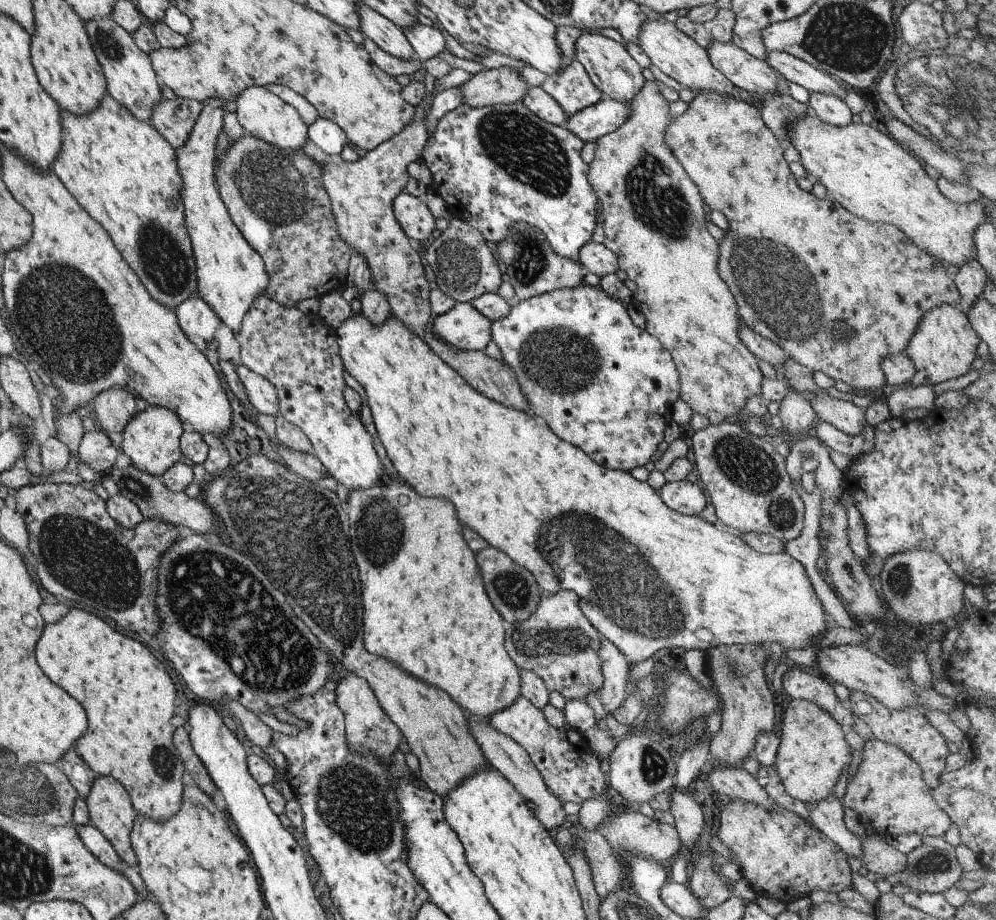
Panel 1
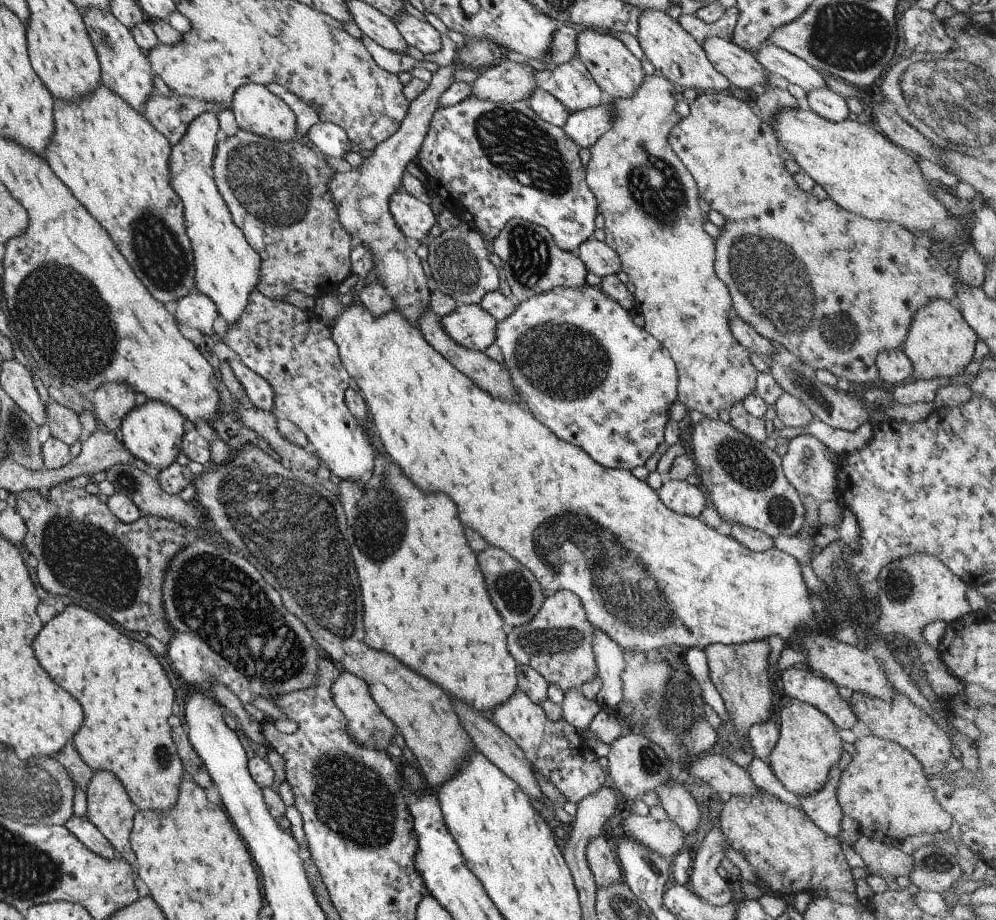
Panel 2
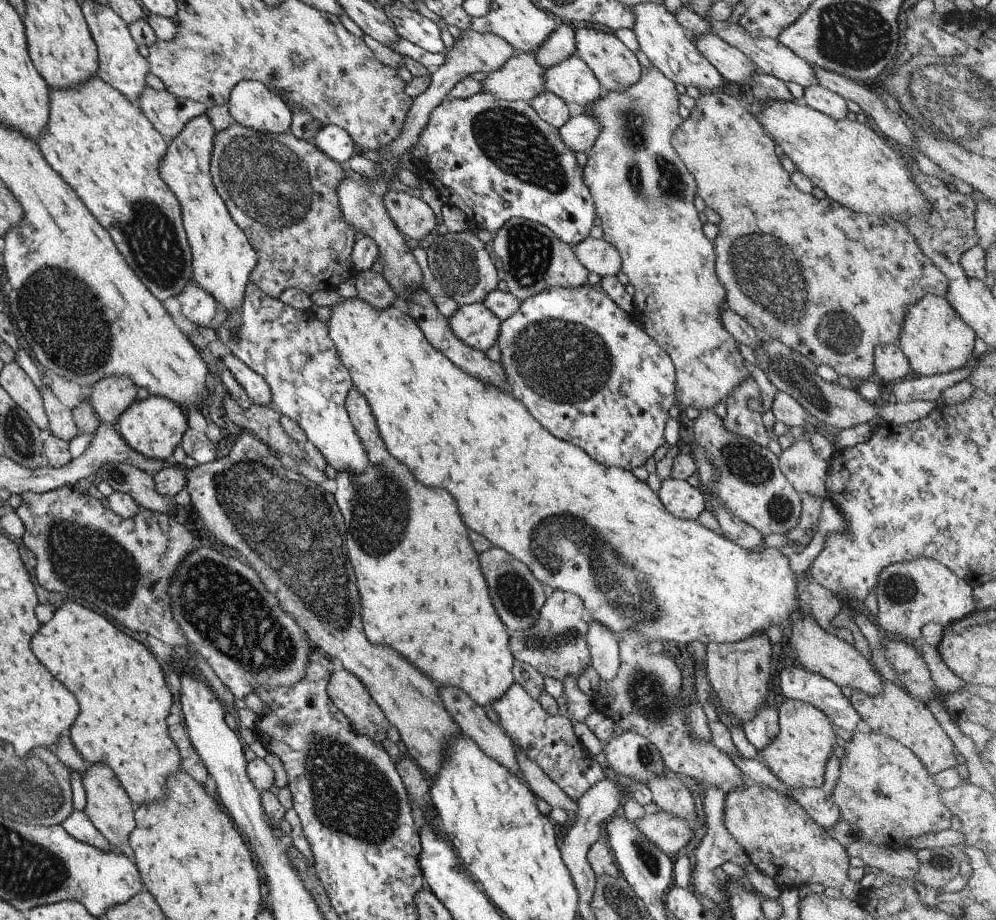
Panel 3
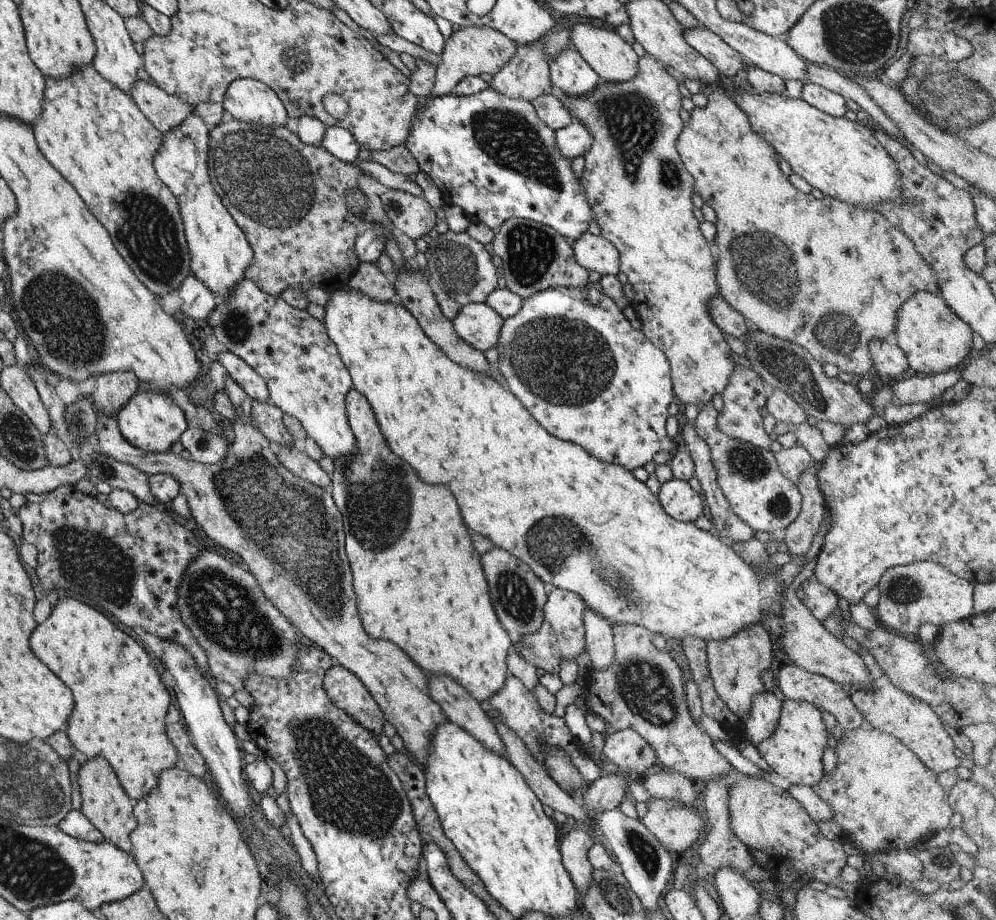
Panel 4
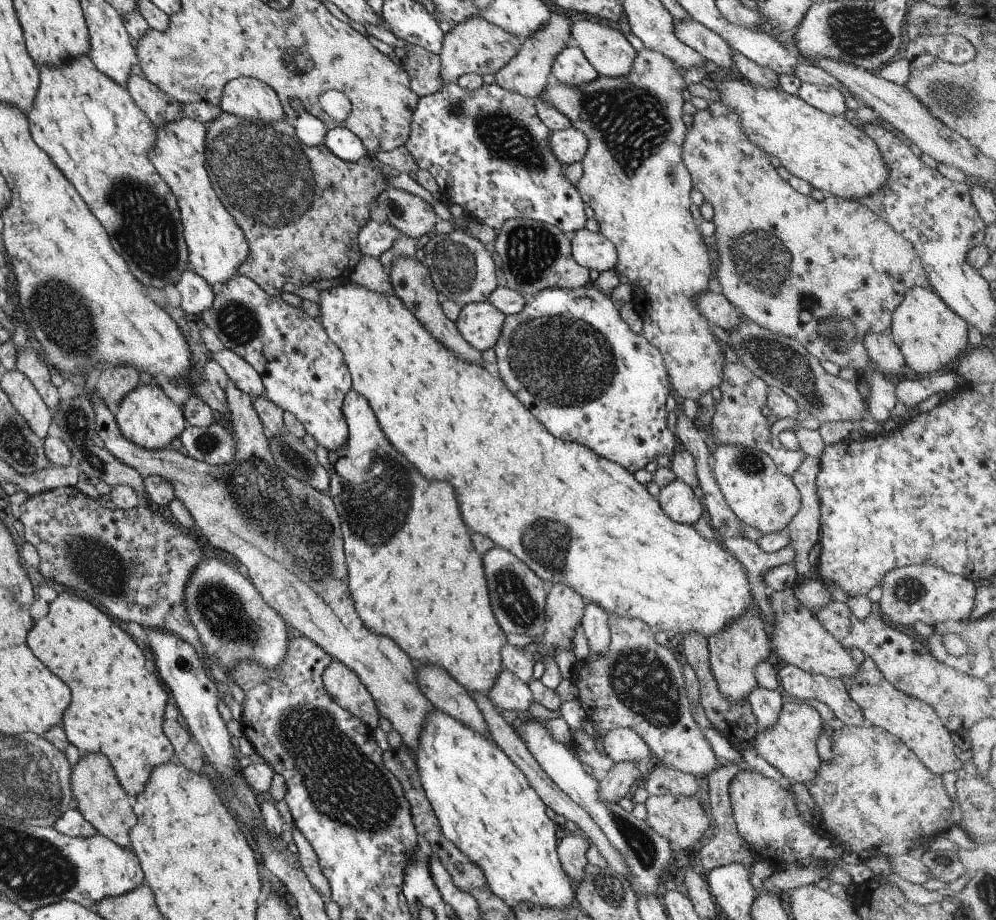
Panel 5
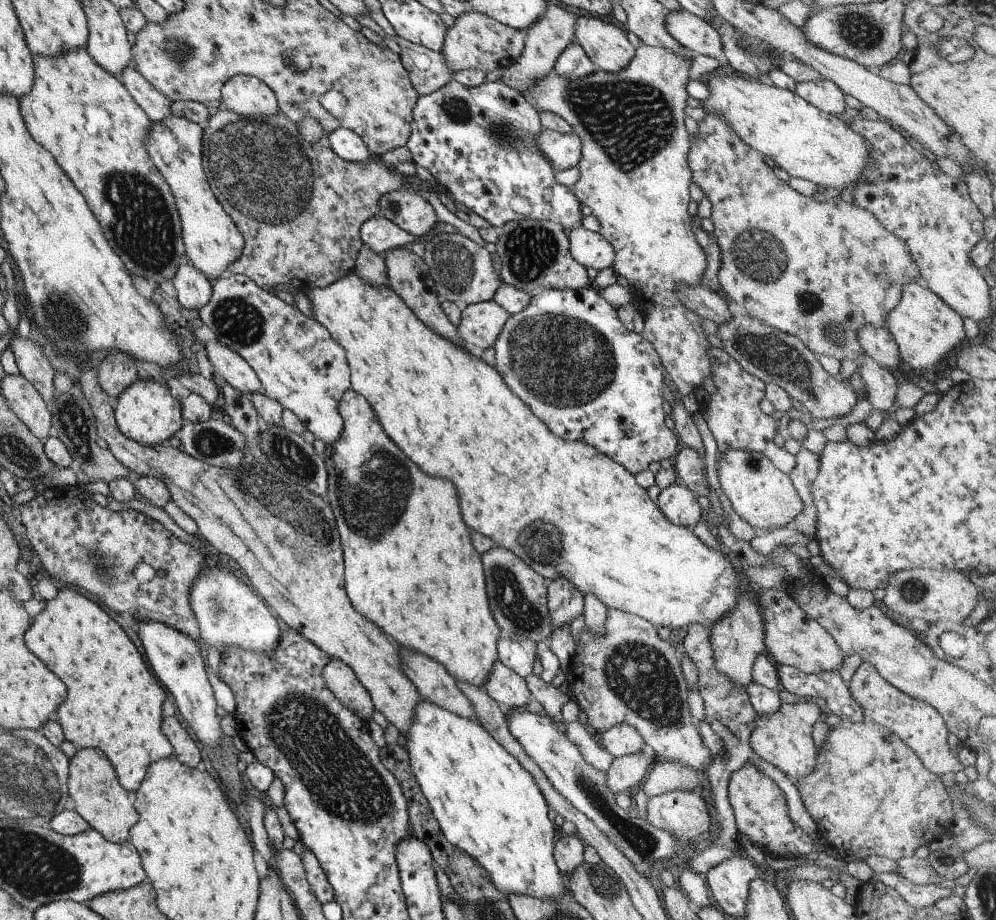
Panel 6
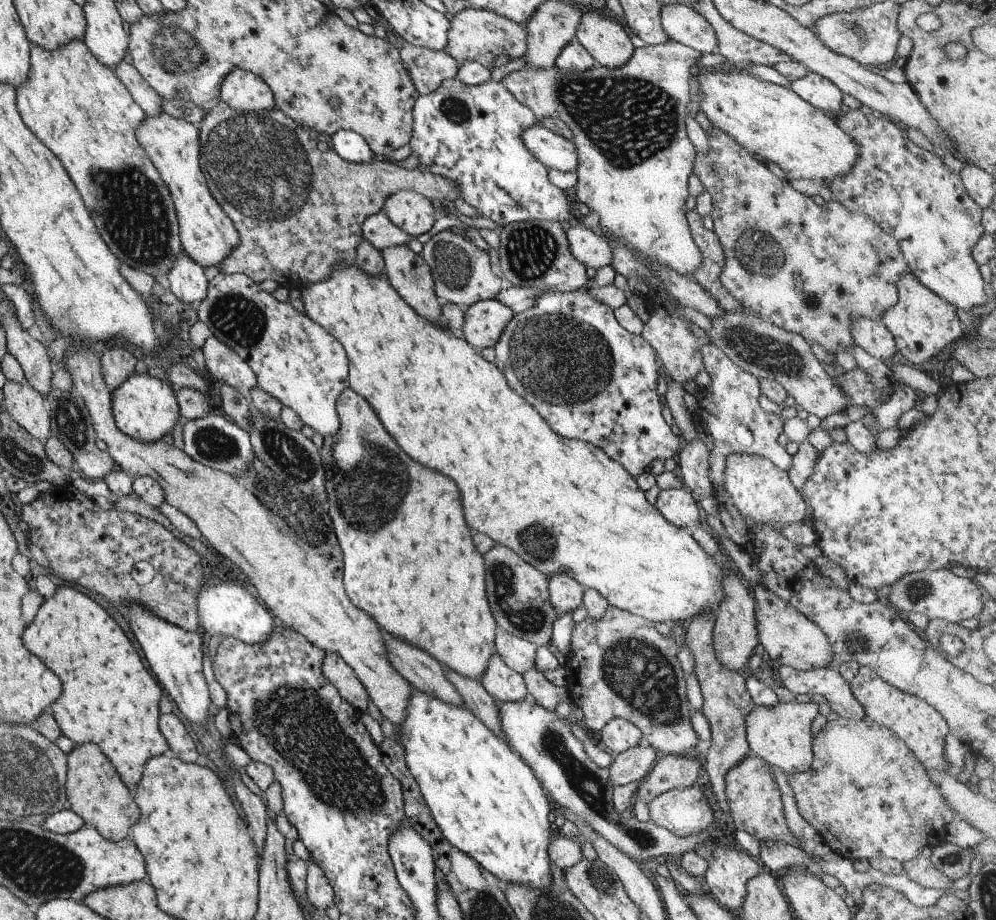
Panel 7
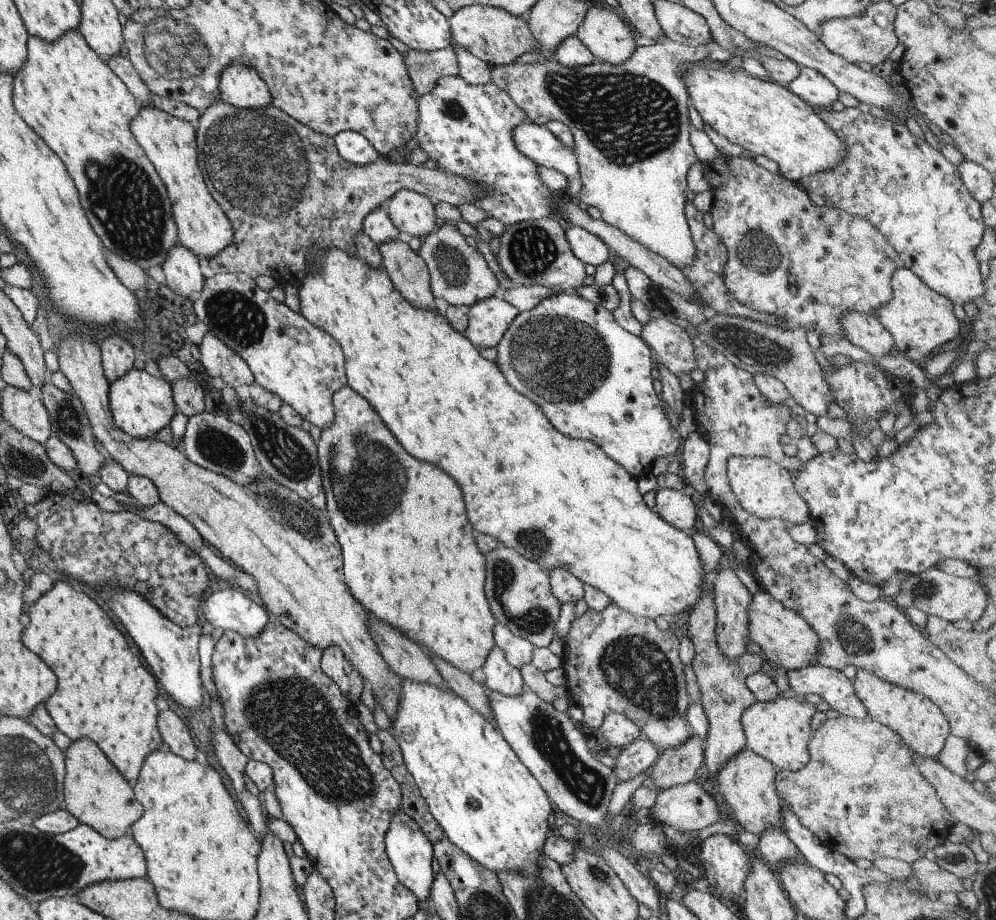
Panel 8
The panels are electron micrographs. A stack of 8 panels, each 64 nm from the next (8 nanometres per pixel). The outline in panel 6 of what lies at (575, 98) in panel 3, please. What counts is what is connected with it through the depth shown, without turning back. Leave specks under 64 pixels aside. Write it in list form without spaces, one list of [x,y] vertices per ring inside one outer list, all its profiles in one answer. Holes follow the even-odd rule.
[[[572,42],[561,51],[561,54],[555,60],[553,72],[557,76],[565,76],[565,78],[583,78],[591,72],[595,72],[595,66],[587,58],[587,54],[583,52],[581,46]]]

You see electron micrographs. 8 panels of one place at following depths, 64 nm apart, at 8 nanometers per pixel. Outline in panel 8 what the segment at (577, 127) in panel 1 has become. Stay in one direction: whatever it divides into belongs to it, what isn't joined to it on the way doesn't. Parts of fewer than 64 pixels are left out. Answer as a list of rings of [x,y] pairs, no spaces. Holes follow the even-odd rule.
[[[523,121],[511,130],[517,150],[538,166],[557,170],[567,178],[567,190],[576,199],[581,188],[575,152],[563,146],[546,126]]]

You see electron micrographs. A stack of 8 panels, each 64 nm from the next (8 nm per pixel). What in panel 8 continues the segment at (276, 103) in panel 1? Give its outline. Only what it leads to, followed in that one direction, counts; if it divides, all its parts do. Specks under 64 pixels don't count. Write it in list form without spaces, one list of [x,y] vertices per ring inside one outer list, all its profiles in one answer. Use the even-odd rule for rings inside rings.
[[[241,62],[229,64],[219,74],[218,91],[220,100],[235,108],[264,108],[271,103],[271,95],[265,82],[253,68]]]

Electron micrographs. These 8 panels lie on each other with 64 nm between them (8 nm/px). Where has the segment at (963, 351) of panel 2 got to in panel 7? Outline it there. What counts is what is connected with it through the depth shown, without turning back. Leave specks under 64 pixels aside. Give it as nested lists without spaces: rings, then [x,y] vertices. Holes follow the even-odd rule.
[[[912,274],[902,275],[896,288],[897,303],[881,316],[880,322],[893,336],[898,359],[914,368],[923,369],[945,346],[961,338],[963,328],[954,307],[922,286]]]

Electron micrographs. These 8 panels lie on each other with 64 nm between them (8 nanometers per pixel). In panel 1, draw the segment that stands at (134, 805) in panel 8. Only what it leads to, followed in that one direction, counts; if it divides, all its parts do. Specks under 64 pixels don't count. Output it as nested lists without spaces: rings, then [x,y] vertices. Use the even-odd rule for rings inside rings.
[[[96,776],[85,798],[88,812],[88,822],[93,825],[113,846],[115,854],[127,866],[134,867],[137,864],[136,856],[131,848],[129,838],[130,830],[135,820],[136,812],[130,803],[130,798],[125,789],[115,778],[109,776]]]

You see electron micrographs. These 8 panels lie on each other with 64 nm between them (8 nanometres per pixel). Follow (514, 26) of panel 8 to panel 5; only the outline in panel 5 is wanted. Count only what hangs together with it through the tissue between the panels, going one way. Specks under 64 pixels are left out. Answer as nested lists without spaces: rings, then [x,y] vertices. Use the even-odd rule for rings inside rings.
[[[478,16],[466,19],[453,26],[442,39],[442,46],[437,52],[440,66],[438,76],[445,85],[457,83],[462,76],[495,75],[505,64],[508,64],[518,52],[522,40],[506,34],[501,28],[488,24]]]

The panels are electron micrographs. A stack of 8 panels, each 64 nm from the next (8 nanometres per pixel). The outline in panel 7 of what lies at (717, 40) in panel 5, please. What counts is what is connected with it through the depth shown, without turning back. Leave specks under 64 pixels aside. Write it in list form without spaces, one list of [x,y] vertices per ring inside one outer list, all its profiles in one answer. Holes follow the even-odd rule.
[[[680,3],[660,4],[660,24],[669,40],[701,55],[717,53],[717,40],[711,26],[692,8]]]

